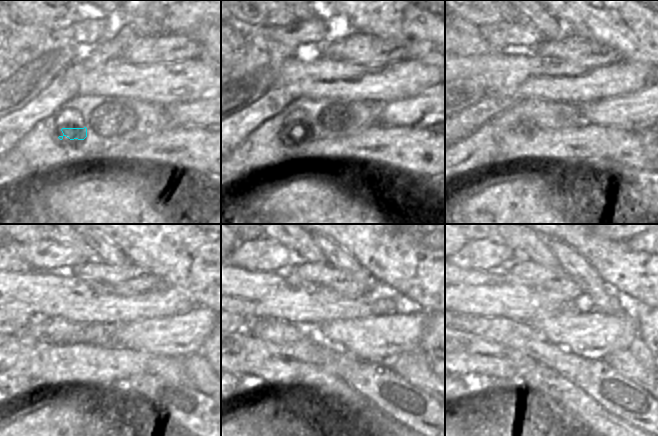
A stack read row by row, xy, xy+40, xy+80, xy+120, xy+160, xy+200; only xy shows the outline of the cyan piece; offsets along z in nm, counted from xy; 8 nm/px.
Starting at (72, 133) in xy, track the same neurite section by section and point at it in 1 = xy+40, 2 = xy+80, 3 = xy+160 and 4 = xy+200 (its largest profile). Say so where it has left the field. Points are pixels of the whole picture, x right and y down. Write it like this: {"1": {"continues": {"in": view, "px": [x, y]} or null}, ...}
{"1": {"continues": {"in": "xy+40", "px": [303, 133]}}, "2": {"continues": {"in": "xy+80", "px": [589, 141]}}, "3": {"continues": {"in": "xy+160", "px": [242, 354]}}, "4": {"continues": {"in": "xy+200", "px": [465, 354]}}}

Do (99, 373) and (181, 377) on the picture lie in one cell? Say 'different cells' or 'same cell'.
same cell

